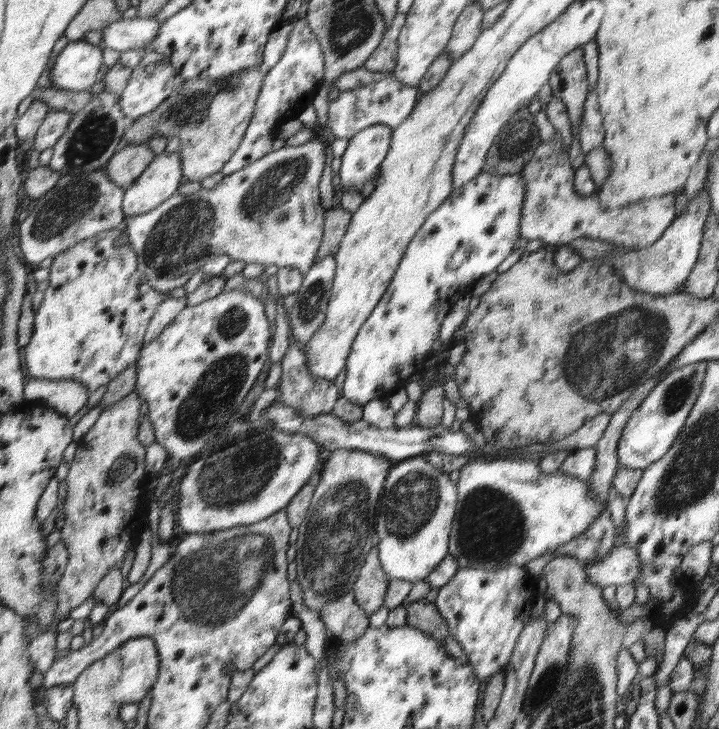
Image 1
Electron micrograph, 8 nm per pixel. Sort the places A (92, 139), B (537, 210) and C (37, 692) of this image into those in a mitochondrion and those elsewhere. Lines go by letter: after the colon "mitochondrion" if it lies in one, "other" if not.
A: mitochondrion
B: mitochondrion
C: other

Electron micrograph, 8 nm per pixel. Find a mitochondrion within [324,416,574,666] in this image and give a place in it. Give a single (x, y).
(492, 526)

